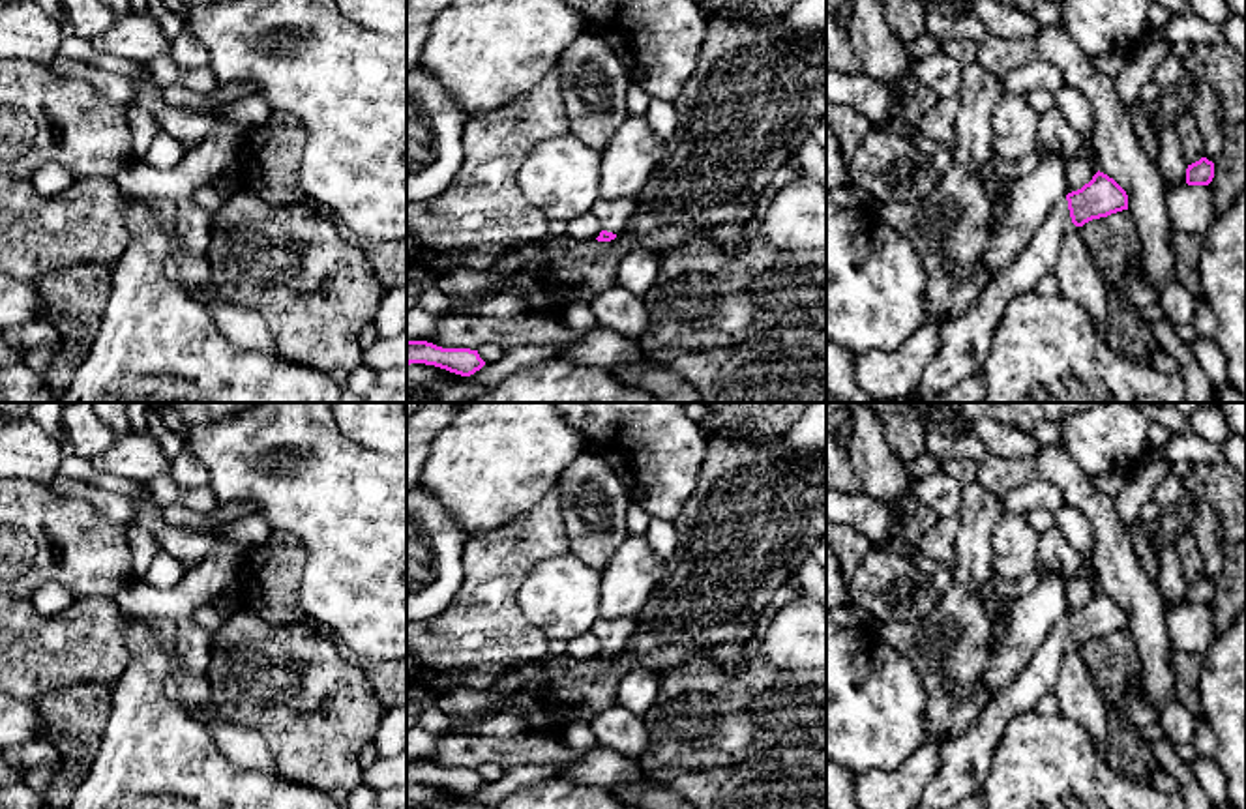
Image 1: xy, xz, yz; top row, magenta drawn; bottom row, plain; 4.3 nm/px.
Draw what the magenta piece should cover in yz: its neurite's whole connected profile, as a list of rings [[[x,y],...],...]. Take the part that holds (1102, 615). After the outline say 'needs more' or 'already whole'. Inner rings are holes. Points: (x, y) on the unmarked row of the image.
[[[1100,590],[1081,609],[1068,612],[1031,663],[980,712],[972,728],[942,743],[939,773],[927,783],[918,809],[950,809],[982,792],[1006,723],[1032,710],[1055,687],[1066,650],[1122,629],[1128,629],[1126,610]]] | needs more

